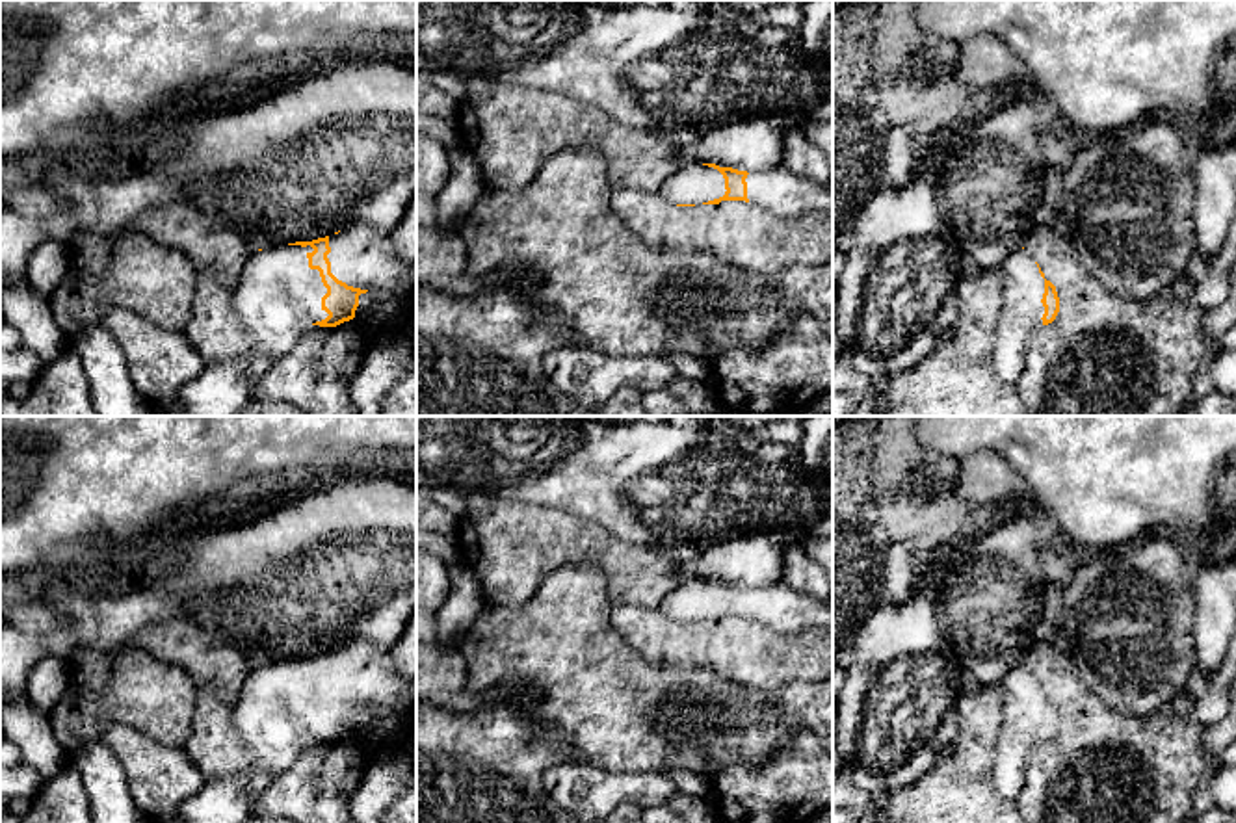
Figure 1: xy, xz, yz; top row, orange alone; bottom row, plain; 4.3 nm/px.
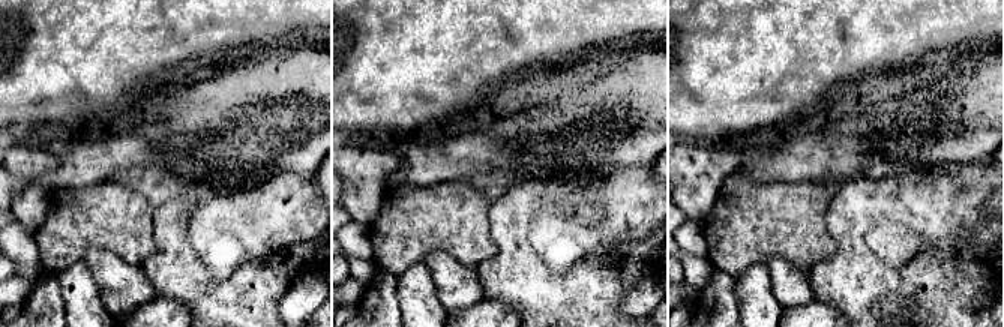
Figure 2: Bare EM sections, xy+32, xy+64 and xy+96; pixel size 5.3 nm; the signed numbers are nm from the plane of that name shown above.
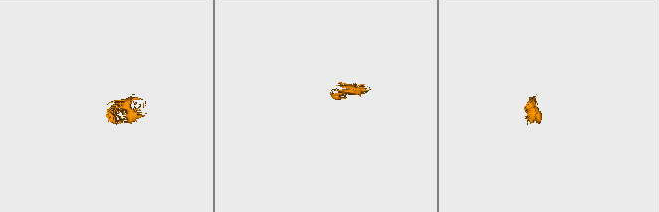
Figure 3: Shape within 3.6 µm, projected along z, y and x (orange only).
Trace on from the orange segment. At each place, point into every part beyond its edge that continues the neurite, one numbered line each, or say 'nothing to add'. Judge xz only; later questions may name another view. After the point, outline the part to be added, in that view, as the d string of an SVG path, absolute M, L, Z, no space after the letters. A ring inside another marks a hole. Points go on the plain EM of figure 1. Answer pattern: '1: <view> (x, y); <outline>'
1: xz (692, 600); M690 580L669 593L660 609L673 621L703 621L725 611L723 591L703 580Z
2: xz (783, 610); M773 583L749 589L747 615L779 634L799 634L807 628L833 628L833 607L794 589Z

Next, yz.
1: yz (1021, 731); M1019 665L1002 680L1004 721L993 760L993 784L1000 797L1015 803L1022 784L1030 754L1043 741L1045 695L1035 674Z

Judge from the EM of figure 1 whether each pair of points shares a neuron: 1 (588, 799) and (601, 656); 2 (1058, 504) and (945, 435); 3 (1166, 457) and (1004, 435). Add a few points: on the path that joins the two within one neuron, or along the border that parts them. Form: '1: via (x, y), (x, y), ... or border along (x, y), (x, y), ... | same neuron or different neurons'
1: border along (575, 762), (608, 771), (634, 771) | different neurons
2: via (1039, 472), (1002, 435), (976, 435) | same neuron
3: via (1125, 435), (1045, 435) | same neuron

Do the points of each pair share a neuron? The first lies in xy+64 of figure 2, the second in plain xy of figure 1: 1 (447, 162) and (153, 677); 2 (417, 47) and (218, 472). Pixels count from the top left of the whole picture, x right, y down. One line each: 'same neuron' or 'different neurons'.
1: different neurons
2: same neuron

